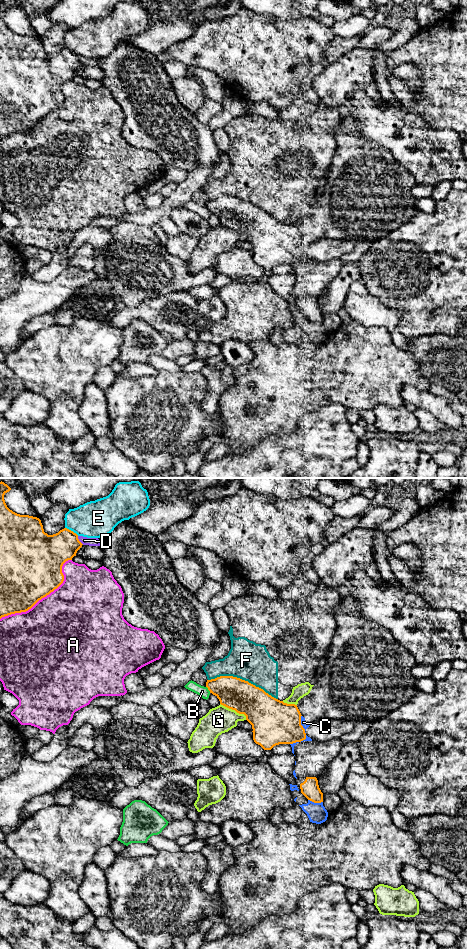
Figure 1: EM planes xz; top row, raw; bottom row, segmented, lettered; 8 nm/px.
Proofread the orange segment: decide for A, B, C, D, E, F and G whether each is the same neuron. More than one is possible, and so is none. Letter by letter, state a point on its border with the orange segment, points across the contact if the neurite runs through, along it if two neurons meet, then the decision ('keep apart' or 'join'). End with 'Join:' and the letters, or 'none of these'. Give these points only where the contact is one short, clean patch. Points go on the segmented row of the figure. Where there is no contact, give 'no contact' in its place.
A: xz (44, 596) | keep apart
B: xz (208, 689) | along xz (206, 686), (210, 692) | keep apart
C: xz (300, 723) | keep apart
D: xz (78, 540) | keep apart
E: xz (72, 531) | keep apart
F: xz (243, 680) | keep apart
G: xz (234, 709) | keep apart
Join: none of these

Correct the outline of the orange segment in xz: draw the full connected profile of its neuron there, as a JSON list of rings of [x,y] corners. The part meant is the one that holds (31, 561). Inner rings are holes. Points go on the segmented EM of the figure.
[[[0,482],[0,619],[2,617],[26,612],[39,600],[57,589],[64,581],[62,573],[63,564],[72,560],[77,551],[82,547],[78,535],[64,528],[58,533],[48,535],[44,532],[41,520],[29,515],[20,515],[10,510],[4,500],[4,495],[11,488]]]

